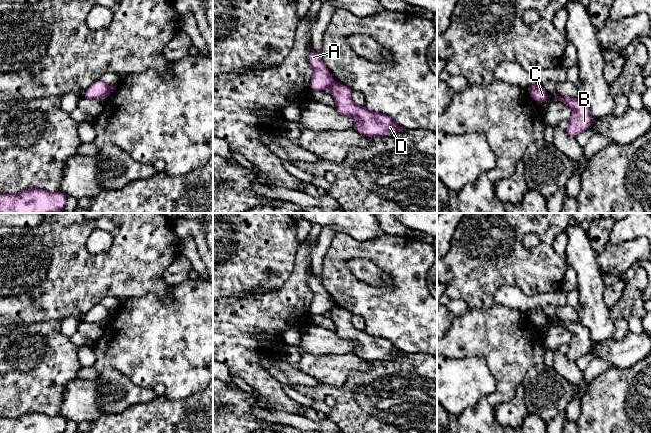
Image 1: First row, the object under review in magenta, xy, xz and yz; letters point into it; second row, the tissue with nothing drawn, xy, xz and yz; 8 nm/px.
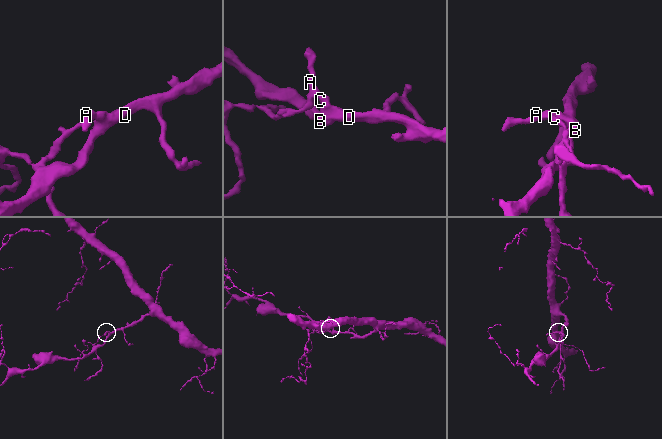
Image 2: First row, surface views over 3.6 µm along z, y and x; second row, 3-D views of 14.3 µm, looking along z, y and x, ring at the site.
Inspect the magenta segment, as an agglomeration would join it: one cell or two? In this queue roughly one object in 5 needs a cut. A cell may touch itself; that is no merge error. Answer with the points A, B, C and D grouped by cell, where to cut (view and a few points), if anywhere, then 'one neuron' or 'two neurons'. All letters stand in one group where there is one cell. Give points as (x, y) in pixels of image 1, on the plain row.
A / B C D; cut in xz along (333, 304), (329, 311); two neurons

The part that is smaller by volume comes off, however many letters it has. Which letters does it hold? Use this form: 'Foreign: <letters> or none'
Foreign: A

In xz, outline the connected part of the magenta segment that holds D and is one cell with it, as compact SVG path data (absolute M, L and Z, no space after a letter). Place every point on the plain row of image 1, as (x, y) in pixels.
M336 305L330 309L330 318L334 321L335 334L343 340L355 342L358 347L352 354L367 361L390 360L403 355L391 341L372 336L365 330L357 330L351 323L352 314Z

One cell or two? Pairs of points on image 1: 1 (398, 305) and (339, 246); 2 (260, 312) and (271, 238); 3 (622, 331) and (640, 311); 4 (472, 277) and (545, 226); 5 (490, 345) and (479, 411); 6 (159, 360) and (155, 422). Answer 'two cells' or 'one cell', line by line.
1: one cell
2: two cells
3: one cell
4: one cell
5: one cell
6: two cells

